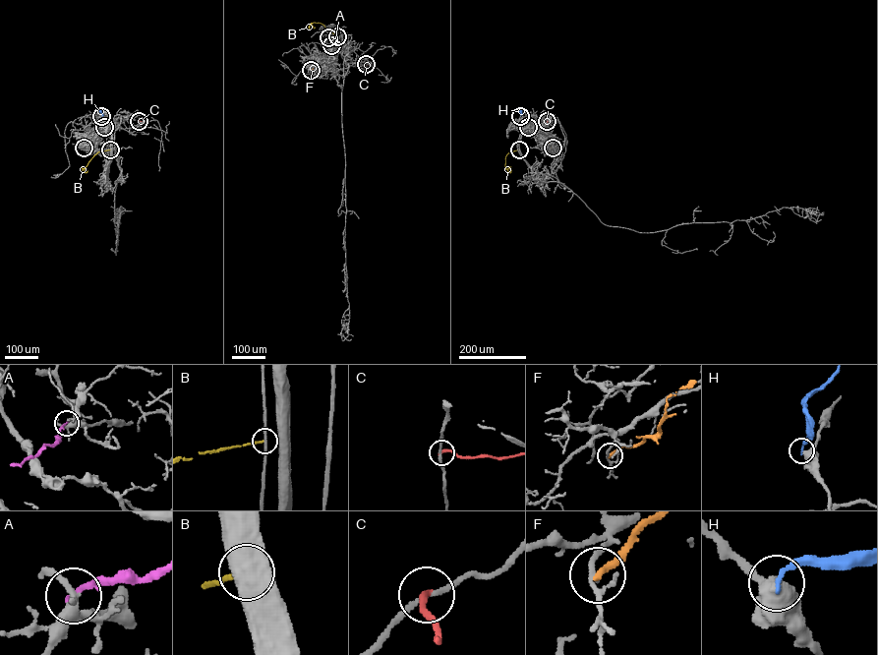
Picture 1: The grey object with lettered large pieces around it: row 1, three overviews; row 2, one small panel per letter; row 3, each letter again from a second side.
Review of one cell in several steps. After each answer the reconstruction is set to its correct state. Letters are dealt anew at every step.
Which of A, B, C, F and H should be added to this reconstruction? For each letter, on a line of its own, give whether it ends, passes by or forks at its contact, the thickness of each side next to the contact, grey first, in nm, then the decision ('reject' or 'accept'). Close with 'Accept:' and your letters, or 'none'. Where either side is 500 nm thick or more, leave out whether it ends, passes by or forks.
A: it ends there; 320 nm thick on the grey side, 200 nm on the other; reject
B: it ends there; 240 nm thick on the grey side, 150 nm on the other; reject
C: it ends there; 180 nm thick on the grey side, 260 nm on the other; reject
F: it ends there; 120 nm thick on the grey side, 240 nm on the other; reject
H: it ends there; 480 nm thick on the grey side, 170 nm on the other; reject
Accept: none

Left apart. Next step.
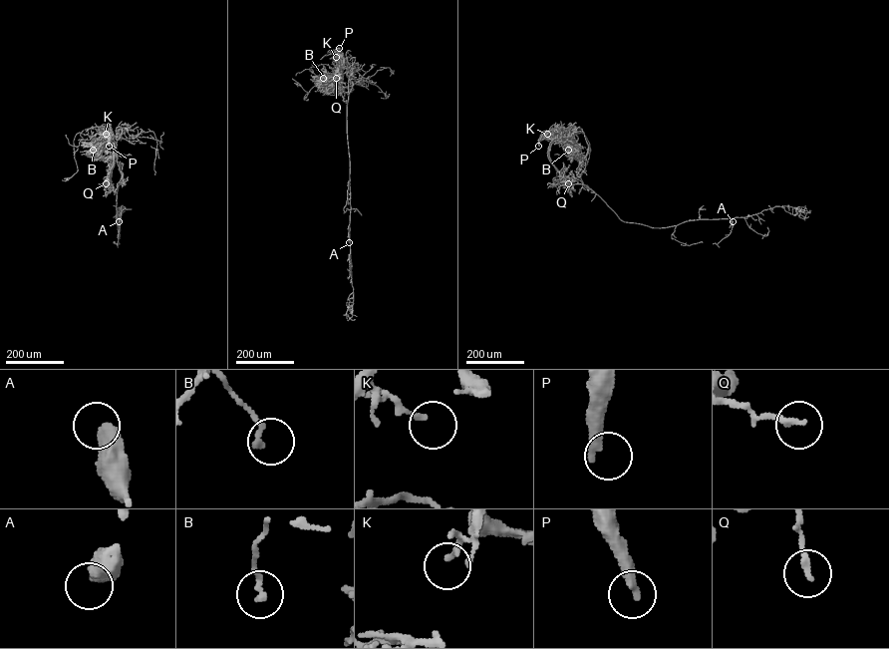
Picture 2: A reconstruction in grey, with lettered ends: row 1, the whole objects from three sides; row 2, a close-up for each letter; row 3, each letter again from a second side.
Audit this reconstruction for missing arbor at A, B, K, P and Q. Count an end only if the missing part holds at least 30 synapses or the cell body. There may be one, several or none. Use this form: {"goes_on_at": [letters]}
{"goes_on_at": ["P"]}

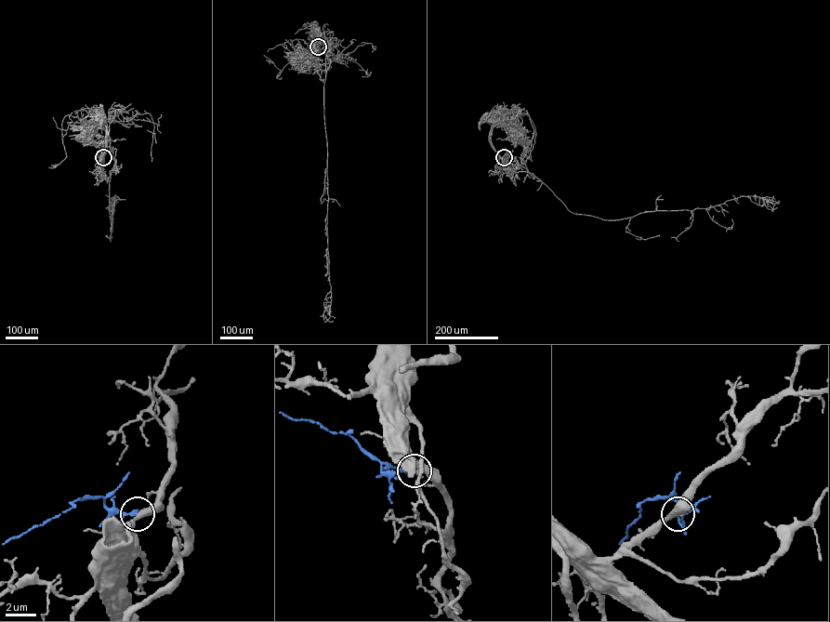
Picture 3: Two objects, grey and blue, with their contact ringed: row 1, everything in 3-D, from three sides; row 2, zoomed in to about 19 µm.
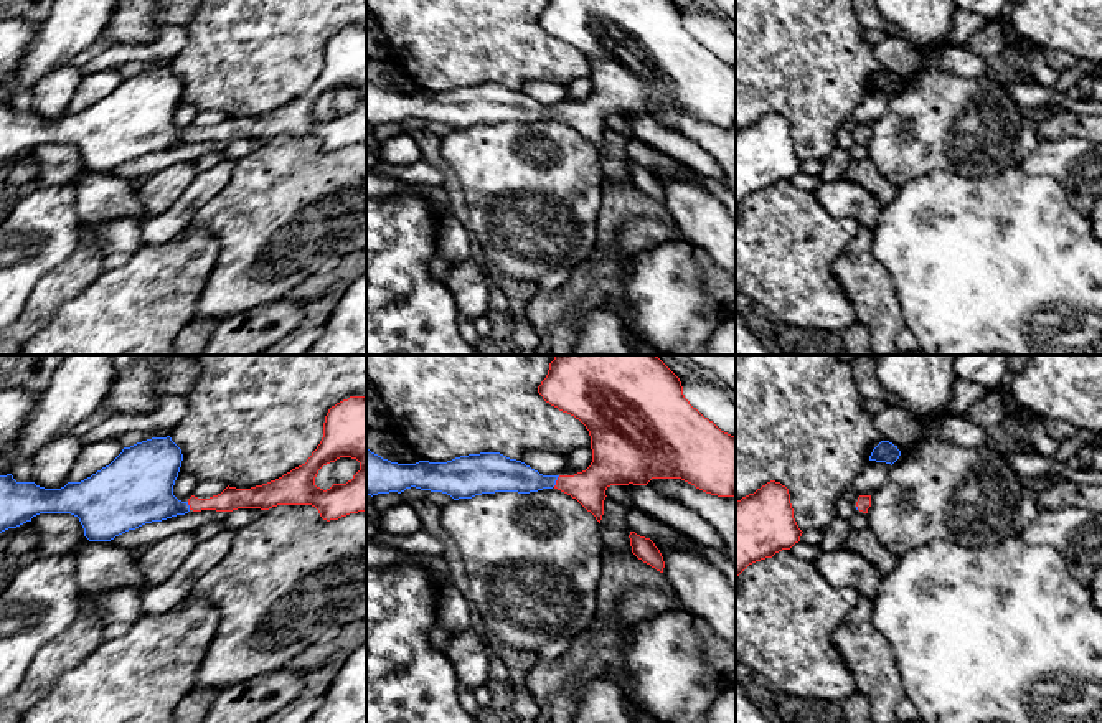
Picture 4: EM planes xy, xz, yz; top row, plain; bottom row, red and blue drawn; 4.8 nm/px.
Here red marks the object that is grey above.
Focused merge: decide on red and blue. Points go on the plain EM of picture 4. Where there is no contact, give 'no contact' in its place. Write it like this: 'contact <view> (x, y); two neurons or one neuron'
contact xz (556, 111); one neuron

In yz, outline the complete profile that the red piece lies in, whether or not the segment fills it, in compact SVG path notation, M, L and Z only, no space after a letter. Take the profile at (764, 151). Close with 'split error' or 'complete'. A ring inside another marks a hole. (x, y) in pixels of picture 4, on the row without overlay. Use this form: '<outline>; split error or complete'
M770 111L736 132L736 206L749 195L772 188L800 172L790 124Z; complete

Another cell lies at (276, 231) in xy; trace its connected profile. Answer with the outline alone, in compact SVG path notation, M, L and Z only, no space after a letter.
M312 135L272 137L236 162L228 185L198 210L186 229L206 229L219 243L195 319L221 320L299 294L317 272L335 269L346 254L366 251L366 140L327 152Z

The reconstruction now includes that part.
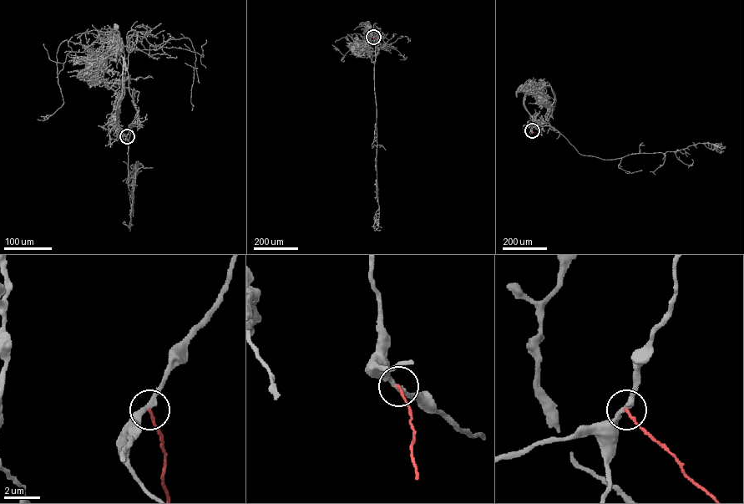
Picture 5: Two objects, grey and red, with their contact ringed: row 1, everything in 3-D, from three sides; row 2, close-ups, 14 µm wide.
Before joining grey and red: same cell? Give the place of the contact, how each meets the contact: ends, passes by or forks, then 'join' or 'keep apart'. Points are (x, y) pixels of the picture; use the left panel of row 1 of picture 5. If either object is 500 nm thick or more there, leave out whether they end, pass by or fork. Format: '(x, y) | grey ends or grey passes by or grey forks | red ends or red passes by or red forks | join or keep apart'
(127, 136) | grey passes by | red ends | keep apart

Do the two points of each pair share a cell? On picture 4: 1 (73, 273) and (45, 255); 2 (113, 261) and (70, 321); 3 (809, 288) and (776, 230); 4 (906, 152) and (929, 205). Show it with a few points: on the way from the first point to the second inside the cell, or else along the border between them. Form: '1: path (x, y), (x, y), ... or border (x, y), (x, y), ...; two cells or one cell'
1: border (80, 230), (73, 253), (47, 273), (33, 291); two cells
2: border (131, 255), (126, 263), (104, 273); two cells
3: path (794, 273), (782, 259), (782, 245); one cell
4: border (956, 170), (932, 170), (908, 180), (899, 189); two cells

